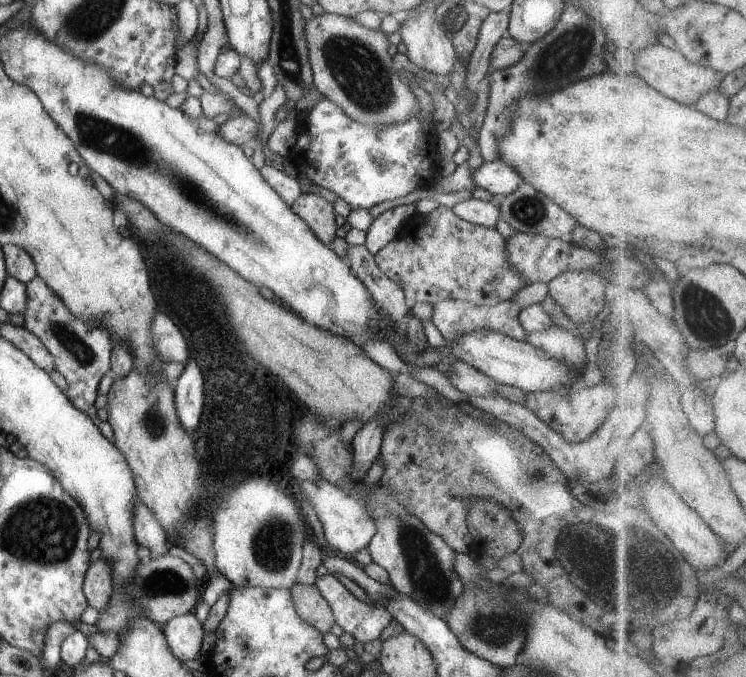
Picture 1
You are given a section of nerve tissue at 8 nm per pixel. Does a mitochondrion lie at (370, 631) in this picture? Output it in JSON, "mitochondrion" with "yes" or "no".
{"mitochondrion":"no"}

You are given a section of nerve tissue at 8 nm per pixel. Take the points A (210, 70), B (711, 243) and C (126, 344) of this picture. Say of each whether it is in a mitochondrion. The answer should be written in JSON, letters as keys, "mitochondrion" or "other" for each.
{"A":"other","B":"other","C":"other"}

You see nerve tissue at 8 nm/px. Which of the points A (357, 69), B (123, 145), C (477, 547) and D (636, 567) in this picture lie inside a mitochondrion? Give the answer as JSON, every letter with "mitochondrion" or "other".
{"A":"mitochondrion","B":"mitochondrion","C":"other","D":"mitochondrion"}

